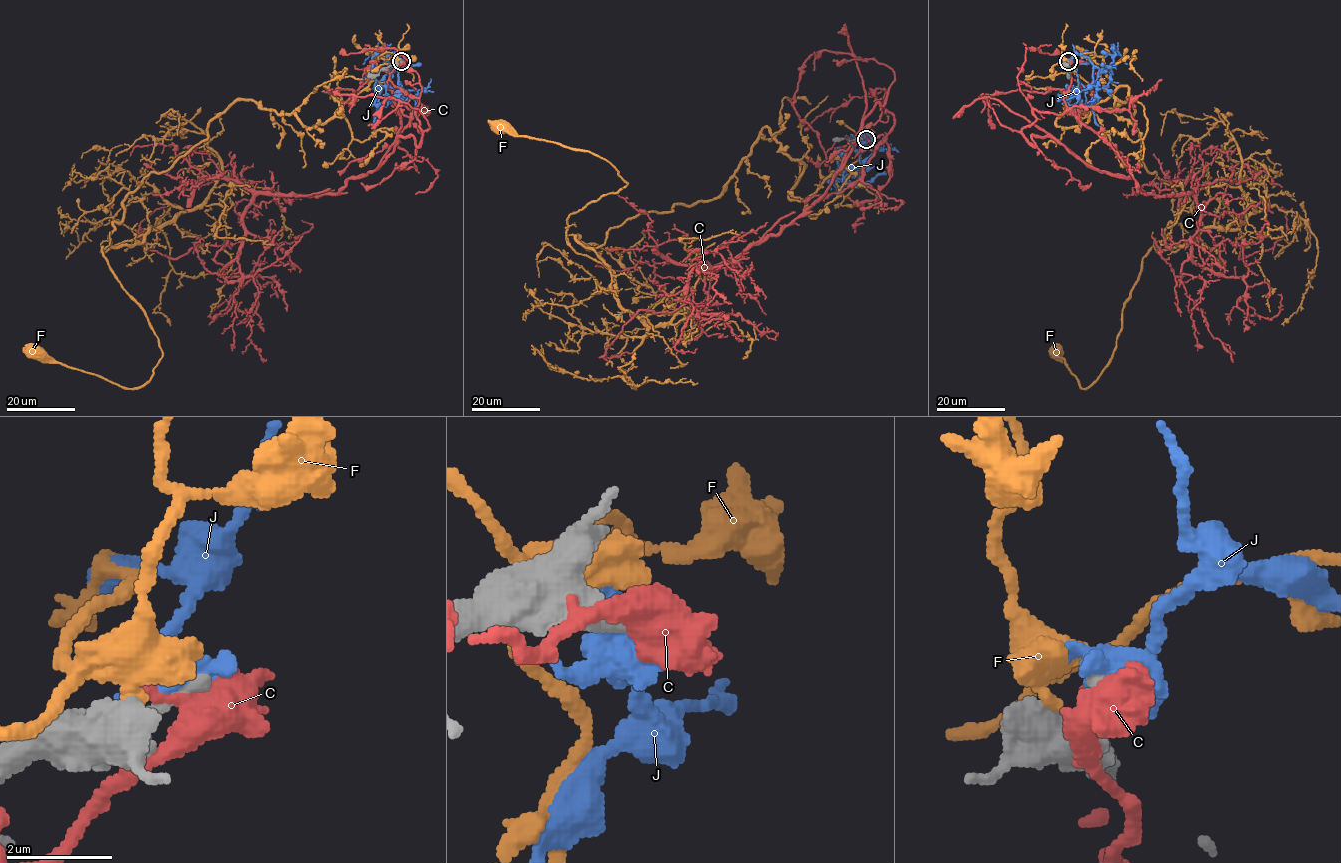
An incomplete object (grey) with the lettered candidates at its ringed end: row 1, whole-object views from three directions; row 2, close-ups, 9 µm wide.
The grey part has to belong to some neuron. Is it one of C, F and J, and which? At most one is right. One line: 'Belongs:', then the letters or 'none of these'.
Belongs: none of these

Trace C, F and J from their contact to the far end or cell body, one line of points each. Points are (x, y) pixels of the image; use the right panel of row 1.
C: (1069, 62), (1066, 109), (1022, 134), (1190, 194), (1201, 266), (1228, 239), (1239, 258), (1271, 249), (1282, 207)
F: (1065, 63), (1100, 56), (1129, 98), (1058, 126), (1130, 100), (1179, 198), (1098, 378), (1055, 352)
J: (1069, 62), (1082, 54), (1098, 69), (1095, 101), (1091, 104), (1087, 103), (1086, 89), (1076, 70), (1086, 50)

